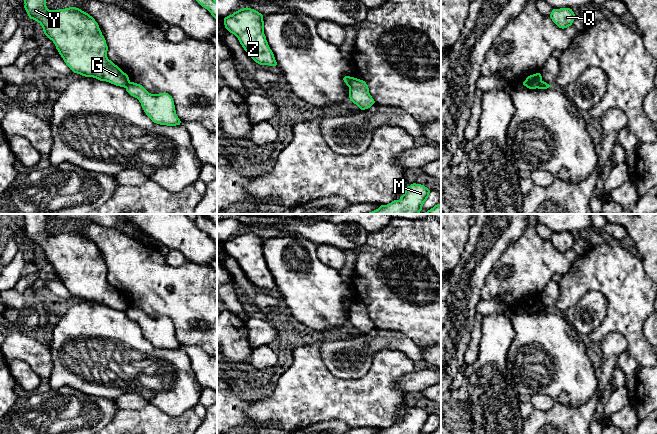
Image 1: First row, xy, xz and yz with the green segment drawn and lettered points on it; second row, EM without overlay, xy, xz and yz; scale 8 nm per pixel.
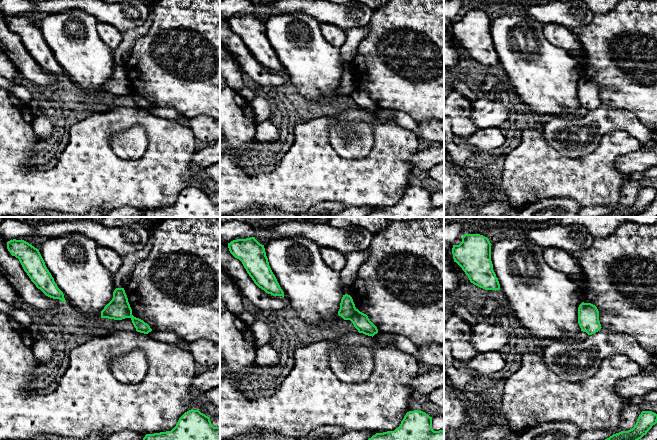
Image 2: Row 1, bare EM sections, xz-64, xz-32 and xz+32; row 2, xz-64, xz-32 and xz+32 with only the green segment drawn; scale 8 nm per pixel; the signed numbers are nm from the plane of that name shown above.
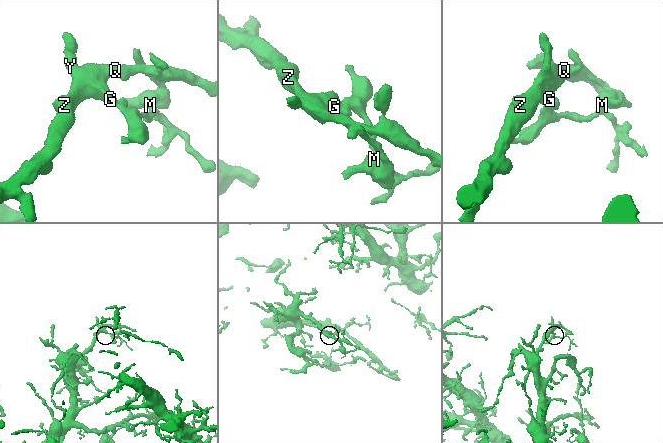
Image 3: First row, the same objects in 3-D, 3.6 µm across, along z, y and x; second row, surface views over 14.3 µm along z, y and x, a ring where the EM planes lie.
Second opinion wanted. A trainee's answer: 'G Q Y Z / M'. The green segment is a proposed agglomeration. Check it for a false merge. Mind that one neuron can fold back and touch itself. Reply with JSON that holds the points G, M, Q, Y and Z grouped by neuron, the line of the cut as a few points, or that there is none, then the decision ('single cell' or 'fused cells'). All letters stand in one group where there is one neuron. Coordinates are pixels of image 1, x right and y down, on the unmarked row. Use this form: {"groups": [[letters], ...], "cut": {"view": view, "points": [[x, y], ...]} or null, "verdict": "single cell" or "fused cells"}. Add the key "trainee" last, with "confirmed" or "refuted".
{"groups": [["G", "Q", "Y", "Z"], ["M"]], "cut": {"view": "xz", "points": [[352, 301], [349, 311]]}, "verdict": "fused cells", "trainee": "confirmed"}

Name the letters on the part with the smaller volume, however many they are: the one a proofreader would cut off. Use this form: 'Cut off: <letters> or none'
Cut off: M

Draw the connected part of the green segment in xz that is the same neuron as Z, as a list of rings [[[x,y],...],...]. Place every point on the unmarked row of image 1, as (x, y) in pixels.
[[[246,231],[225,241],[224,249],[238,262],[244,274],[256,287],[277,289],[264,258],[264,245],[261,237]]]

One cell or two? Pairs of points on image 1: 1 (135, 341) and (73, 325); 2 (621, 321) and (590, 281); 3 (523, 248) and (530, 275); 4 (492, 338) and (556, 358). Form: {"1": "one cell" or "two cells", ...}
{"1": "one cell", "2": "one cell", "3": "one cell", "4": "two cells"}

